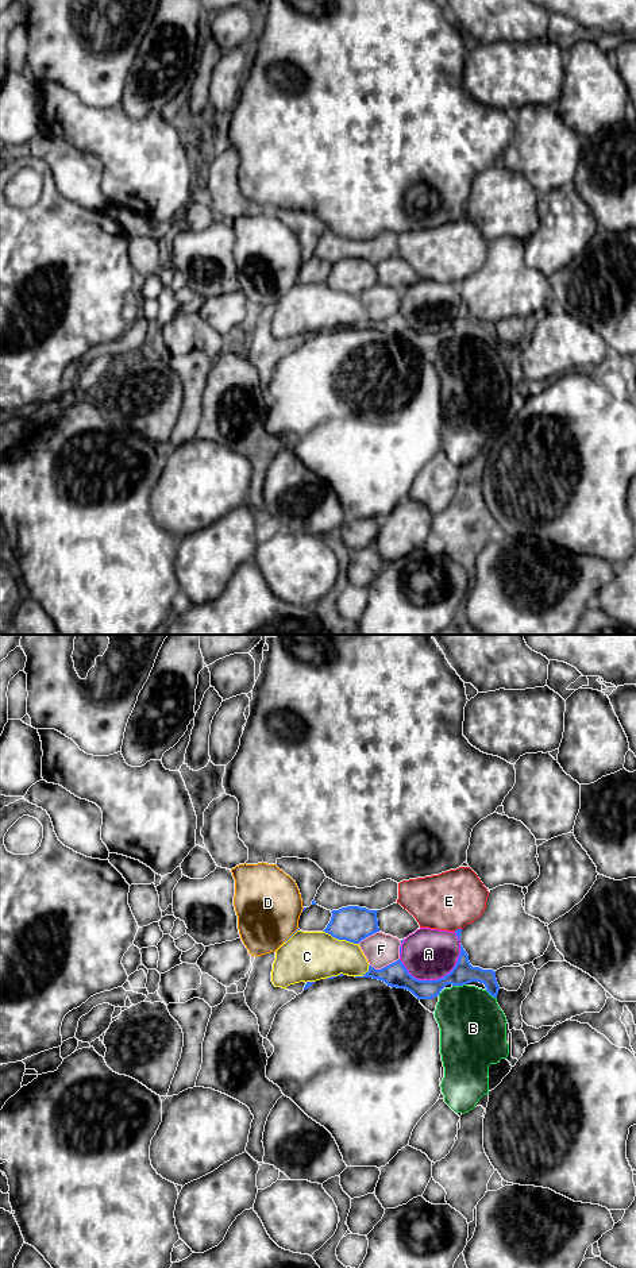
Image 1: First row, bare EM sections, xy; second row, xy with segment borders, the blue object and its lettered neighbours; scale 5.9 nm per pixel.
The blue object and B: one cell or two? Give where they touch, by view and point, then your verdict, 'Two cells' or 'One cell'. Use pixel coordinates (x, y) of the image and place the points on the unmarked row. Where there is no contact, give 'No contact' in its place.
Touches blue at xy (459, 336). Two cells

